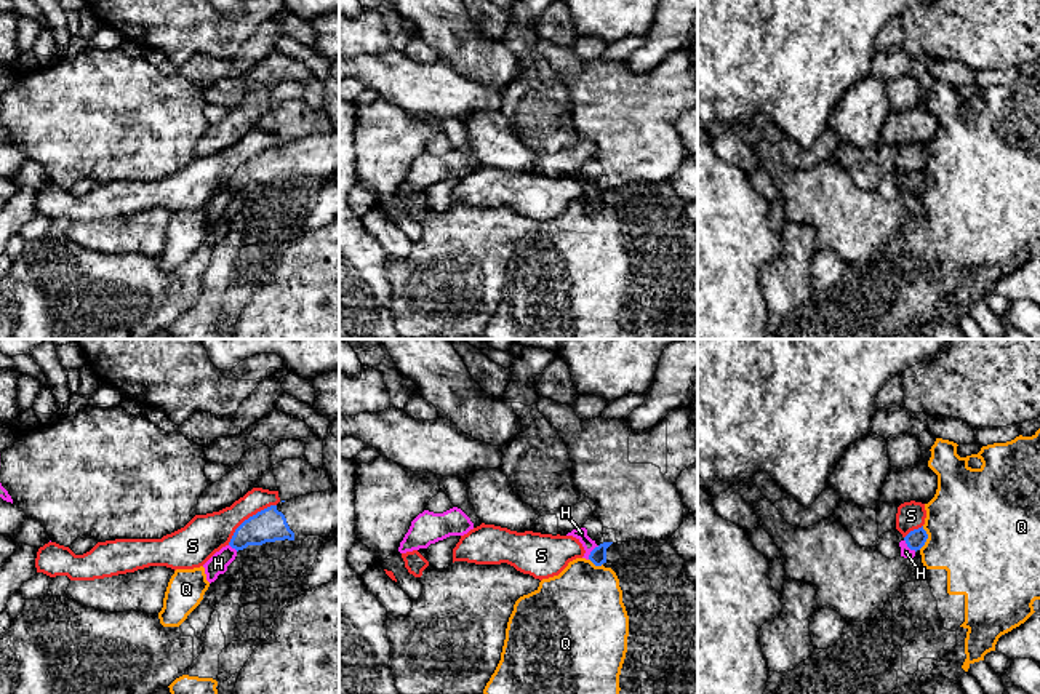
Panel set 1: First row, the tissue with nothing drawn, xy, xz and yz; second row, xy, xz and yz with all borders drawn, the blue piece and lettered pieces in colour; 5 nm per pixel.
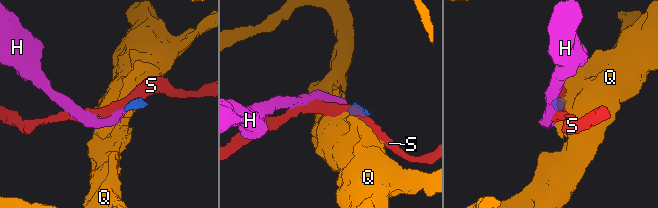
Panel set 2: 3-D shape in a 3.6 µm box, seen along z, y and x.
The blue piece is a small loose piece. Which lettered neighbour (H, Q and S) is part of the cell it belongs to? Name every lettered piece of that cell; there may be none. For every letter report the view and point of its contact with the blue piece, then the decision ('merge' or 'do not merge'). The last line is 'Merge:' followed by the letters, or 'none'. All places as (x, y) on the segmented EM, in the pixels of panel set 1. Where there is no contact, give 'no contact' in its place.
H: xz (591, 552) | merge
Q: yz (927, 538) | do not merge
S: xy (250, 517) | do not merge
Merge: H

